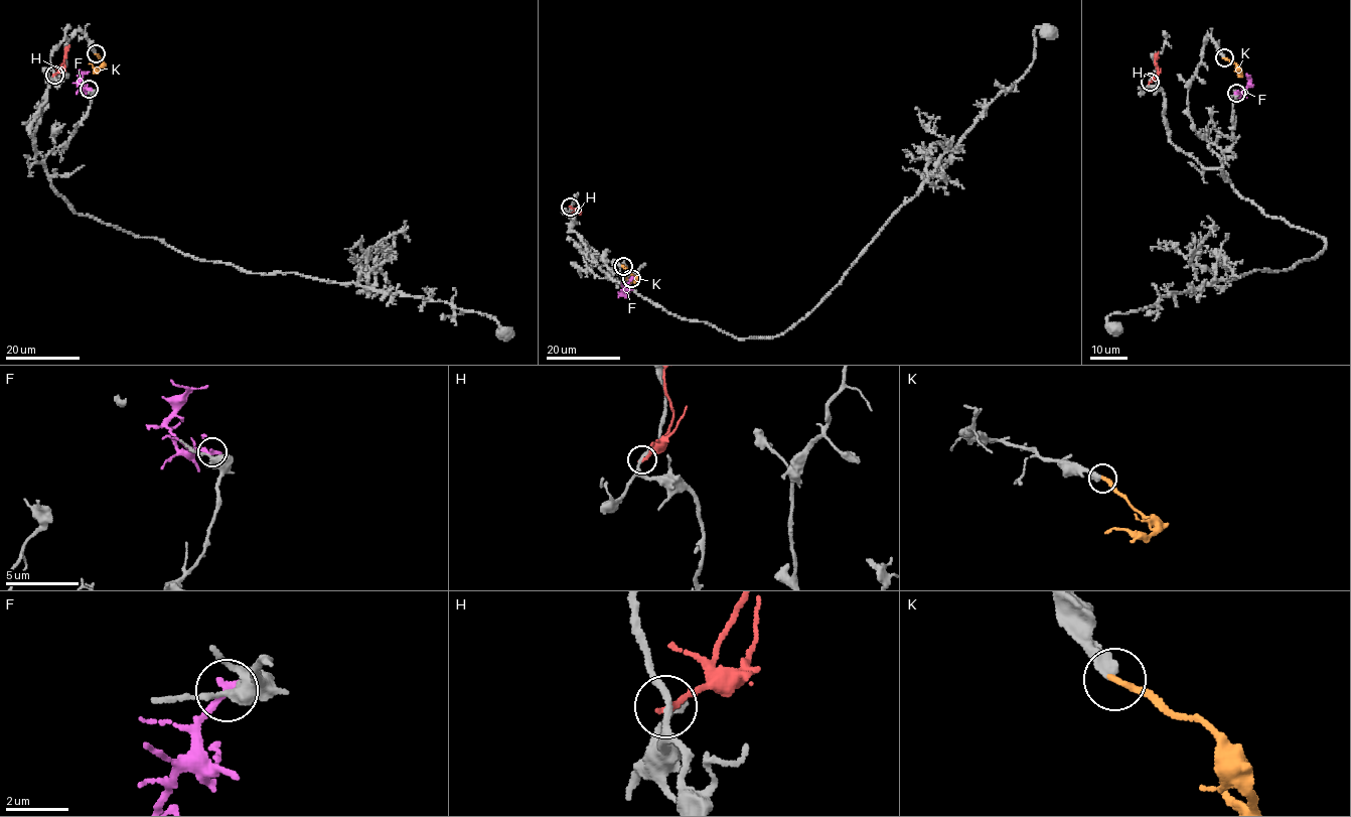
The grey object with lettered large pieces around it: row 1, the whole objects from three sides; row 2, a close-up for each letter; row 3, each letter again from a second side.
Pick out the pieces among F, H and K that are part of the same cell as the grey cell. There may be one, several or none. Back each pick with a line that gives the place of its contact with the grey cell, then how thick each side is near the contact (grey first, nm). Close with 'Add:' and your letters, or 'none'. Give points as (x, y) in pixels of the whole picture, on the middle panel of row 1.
K: meets grey at (623, 266); 320 nm thick on the grey side, 240 nm on the other
Add: K

